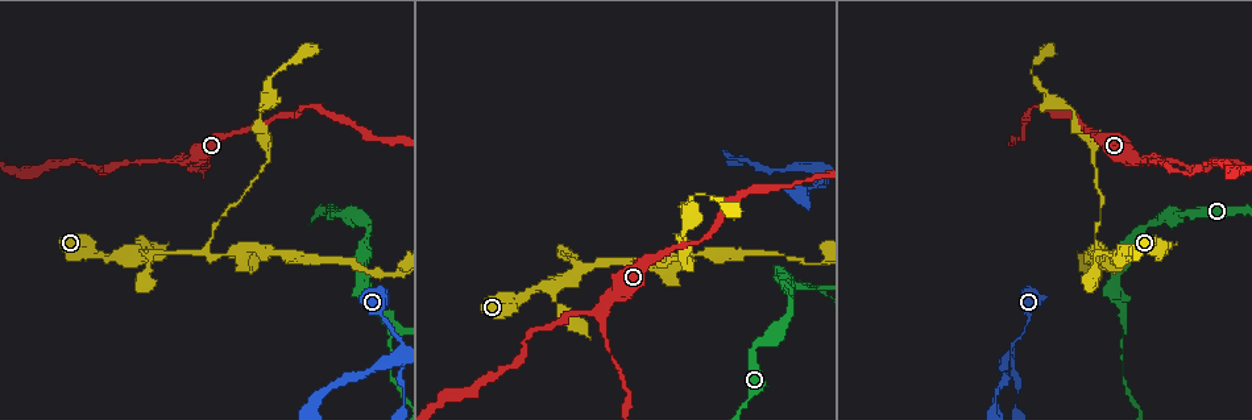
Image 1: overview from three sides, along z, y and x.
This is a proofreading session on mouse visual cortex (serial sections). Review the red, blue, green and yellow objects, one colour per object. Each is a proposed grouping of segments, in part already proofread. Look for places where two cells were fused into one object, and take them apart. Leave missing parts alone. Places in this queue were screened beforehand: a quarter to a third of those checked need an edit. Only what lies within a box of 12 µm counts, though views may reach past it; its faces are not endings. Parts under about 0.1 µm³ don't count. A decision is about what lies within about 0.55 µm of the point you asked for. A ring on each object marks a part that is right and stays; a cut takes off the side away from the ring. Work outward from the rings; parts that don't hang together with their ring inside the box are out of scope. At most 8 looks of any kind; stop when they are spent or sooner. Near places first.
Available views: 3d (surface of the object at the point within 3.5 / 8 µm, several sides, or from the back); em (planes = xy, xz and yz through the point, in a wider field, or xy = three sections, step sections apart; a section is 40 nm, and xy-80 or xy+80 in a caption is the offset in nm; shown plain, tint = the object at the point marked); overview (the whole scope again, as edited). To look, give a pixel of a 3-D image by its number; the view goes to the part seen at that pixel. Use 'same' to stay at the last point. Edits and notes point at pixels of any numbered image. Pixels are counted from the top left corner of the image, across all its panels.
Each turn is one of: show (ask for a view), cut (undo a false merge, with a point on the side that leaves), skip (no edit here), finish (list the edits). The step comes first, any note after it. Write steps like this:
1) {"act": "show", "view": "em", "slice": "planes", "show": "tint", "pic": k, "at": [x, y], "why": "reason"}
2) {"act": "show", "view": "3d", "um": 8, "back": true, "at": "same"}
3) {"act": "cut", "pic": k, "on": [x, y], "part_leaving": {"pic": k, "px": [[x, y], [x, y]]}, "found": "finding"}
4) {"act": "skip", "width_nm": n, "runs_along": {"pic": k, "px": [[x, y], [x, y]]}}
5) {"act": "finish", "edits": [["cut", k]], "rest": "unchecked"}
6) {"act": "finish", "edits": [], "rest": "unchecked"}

{"act": "show", "view": "3d", "um": 8, "pic": 1, "at": [389, 318], "why": "three arms meet"}

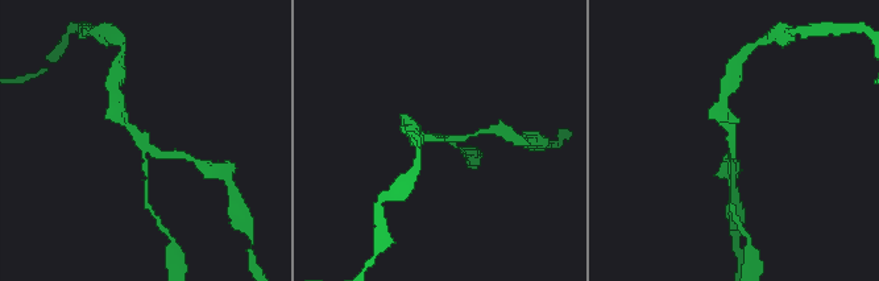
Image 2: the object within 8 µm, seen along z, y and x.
{"act": "show", "view": "3d", "um": 3.5, "pic": 2, "at": [732, 145]}

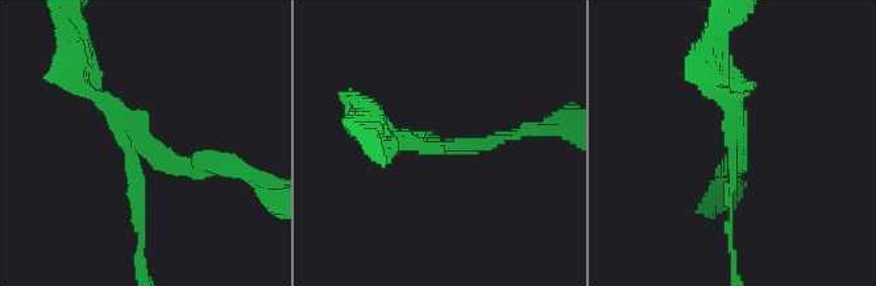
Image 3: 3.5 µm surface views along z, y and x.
{"act": "show", "view": "em", "slice": "planes", "show": "tint", "pic": 3, "at": [741, 132], "arms": 3, "arm_widths_nm": [150, 150, 250]}

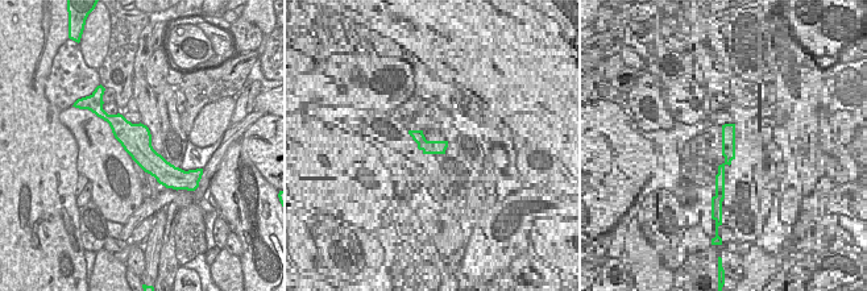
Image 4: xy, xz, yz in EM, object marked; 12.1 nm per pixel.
{"act": "cut", "pic": 3, "on": [135, 202], "width_nm": 380, "border": {"pic": 4, "px": [[111, 125], [137, 140], [132, 154]]}, "found": "two cells meet here"}

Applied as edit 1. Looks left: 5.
{"act": "show", "view": "overview", "why": "redraw"}

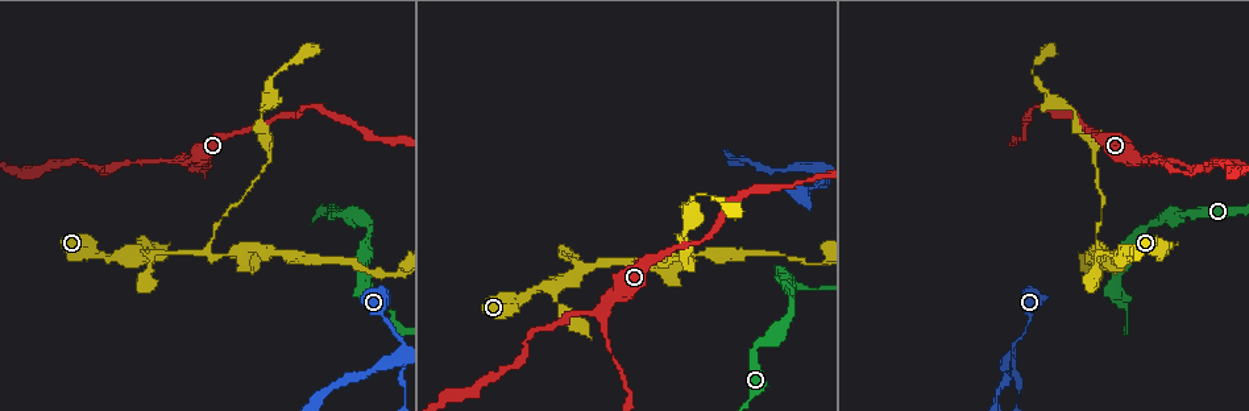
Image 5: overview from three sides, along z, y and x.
{"act": "show", "view": "3d", "um": 3.5, "pic": 5, "at": [395, 359], "why": "sudden change in width"}

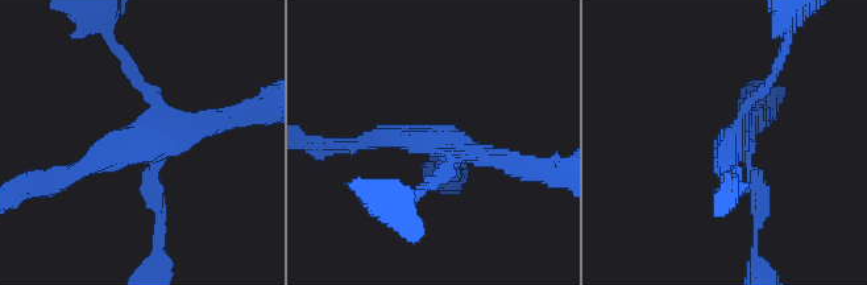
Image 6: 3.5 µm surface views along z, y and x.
{"act": "show", "view": "em", "slice": "xy", "step": 3, "show": "tint", "pic": 6, "at": [130, 139], "why": "need the tissue"}

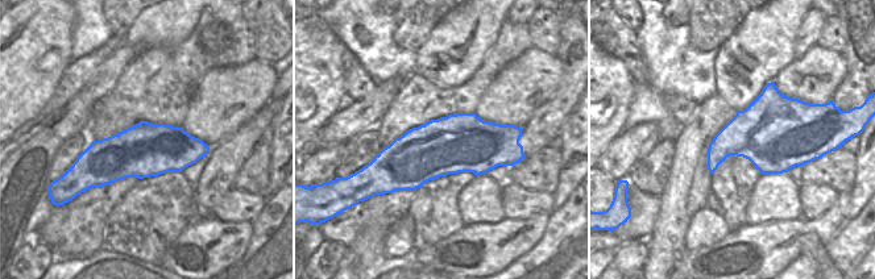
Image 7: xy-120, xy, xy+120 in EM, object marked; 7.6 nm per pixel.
{"act": "skip", "width_nm": 460, "runs_along": {"pic": 6, "px": [[136, 77], [153, 118], [59, 178]]}, "found": "all the same cell"}

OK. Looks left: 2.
{"act": "show", "view": "3d", "um": 3.5, "pic": 5, "at": [202, 254], "why": "side arm on a straight run"}

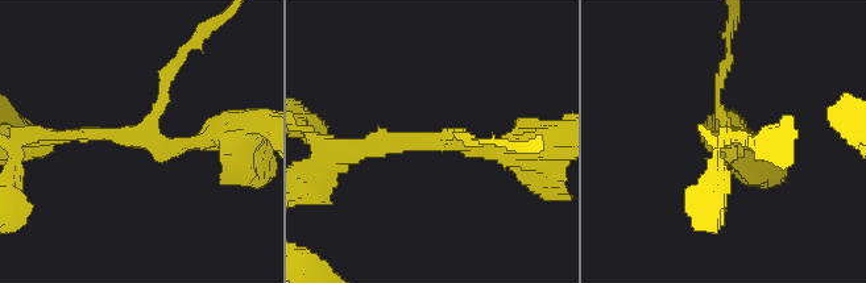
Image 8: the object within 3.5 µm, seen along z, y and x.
{"act": "show", "view": "em", "slice": "planes", "show": "tint", "pic": 8, "at": [141, 134], "why": "need the tissue"}

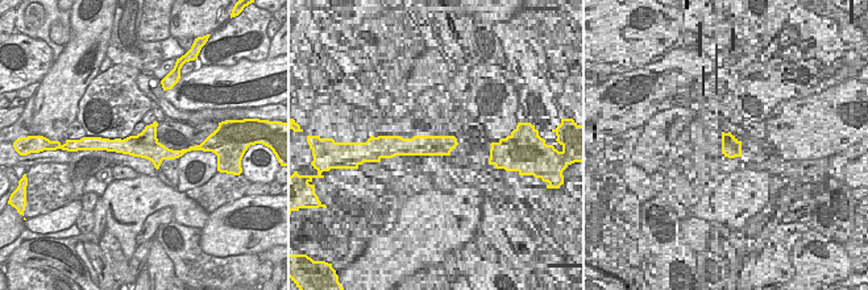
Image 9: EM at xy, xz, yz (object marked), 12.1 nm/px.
{"act": "skip", "arm_widths_nm": [150, 200, 200], "found": "continuous, no second cell"}

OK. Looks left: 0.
{"act": "finish", "edits": [["cut", 3]], "rest": "unchecked"}

